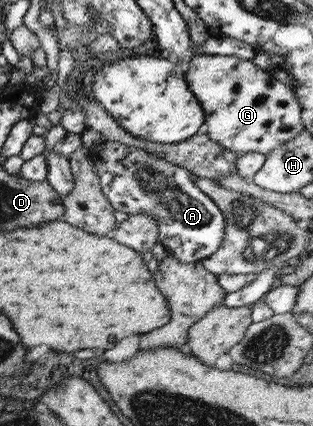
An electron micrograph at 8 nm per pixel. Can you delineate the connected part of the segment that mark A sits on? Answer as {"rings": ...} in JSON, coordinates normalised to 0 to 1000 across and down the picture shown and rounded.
{"rings":[[[332,326],[329,336],[288,357],[304,411],[348,481],[367,495],[396,498],[406,505],[428,500],[486,505],[502,521],[505,568],[569,615],[636,615],[671,601],[703,577],[716,556],[719,512],[700,488],[665,469],[665,460],[623,439],[623,413],[591,394],[575,394],[502,362],[482,362],[463,347],[428,347],[364,329]]]}

